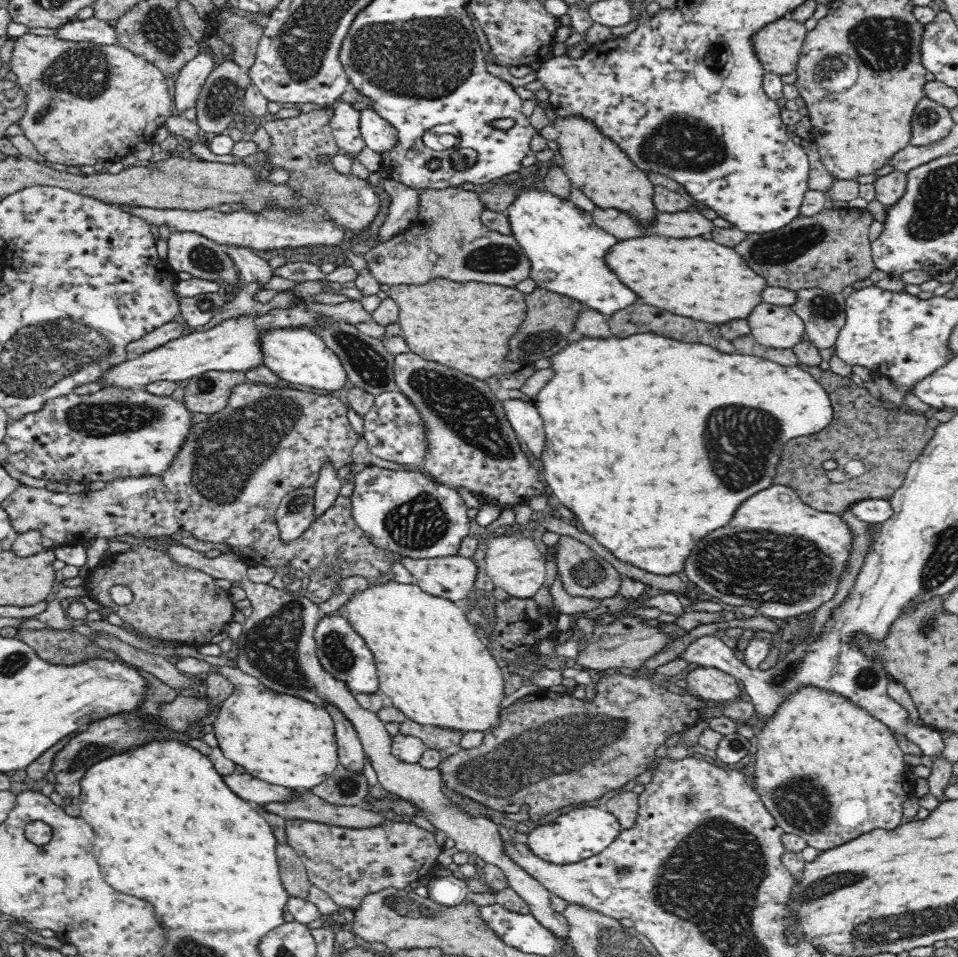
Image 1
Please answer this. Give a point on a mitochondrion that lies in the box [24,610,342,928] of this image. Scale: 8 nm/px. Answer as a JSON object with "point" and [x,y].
{"point":[84,754]}

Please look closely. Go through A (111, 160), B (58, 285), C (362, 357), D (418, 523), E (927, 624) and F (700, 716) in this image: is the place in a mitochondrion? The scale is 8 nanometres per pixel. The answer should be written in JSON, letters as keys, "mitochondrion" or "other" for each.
{"A":"other","B":"other","C":"mitochondrion","D":"mitochondrion","E":"mitochondrion","F":"other"}

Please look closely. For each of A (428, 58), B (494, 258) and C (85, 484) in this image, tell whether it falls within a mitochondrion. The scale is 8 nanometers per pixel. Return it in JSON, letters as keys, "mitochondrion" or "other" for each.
{"A":"mitochondrion","B":"mitochondrion","C":"other"}

